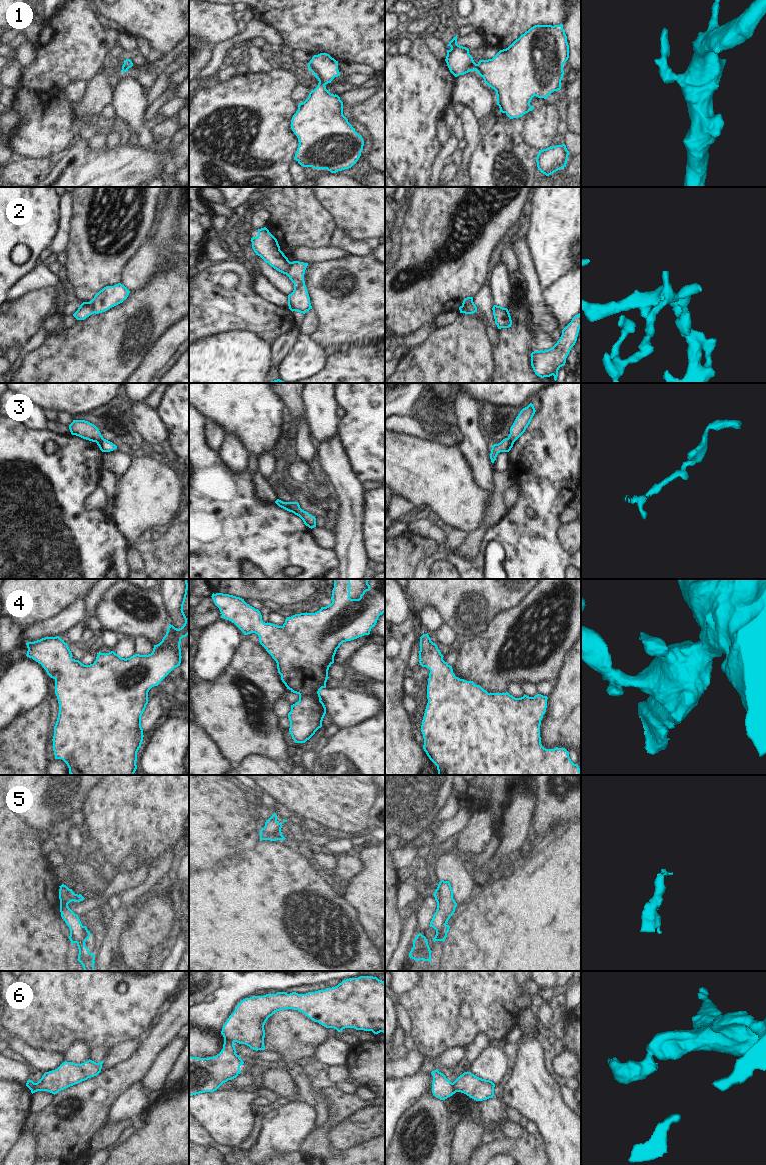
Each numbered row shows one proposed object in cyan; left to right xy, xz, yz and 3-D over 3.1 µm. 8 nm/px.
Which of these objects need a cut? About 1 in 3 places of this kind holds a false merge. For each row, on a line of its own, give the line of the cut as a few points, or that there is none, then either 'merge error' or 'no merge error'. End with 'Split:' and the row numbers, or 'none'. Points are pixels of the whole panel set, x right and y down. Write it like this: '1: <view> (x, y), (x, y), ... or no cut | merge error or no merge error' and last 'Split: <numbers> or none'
1: no cut | no merge error
2: xz (290, 262), (290, 266), (285, 273) | merge error
3: xy (102, 437), (96, 442) | merge error
4: no cut | no merge error
5: no cut | no merge error
6: xz (224, 1038), (230, 1039), (233, 1042) | merge error
Split: 2, 3, 6

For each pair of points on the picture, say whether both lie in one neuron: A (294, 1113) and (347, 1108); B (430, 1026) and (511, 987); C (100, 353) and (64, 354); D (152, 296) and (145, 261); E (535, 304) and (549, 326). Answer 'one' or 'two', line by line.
A: two
B: one
C: one
D: two
E: two

